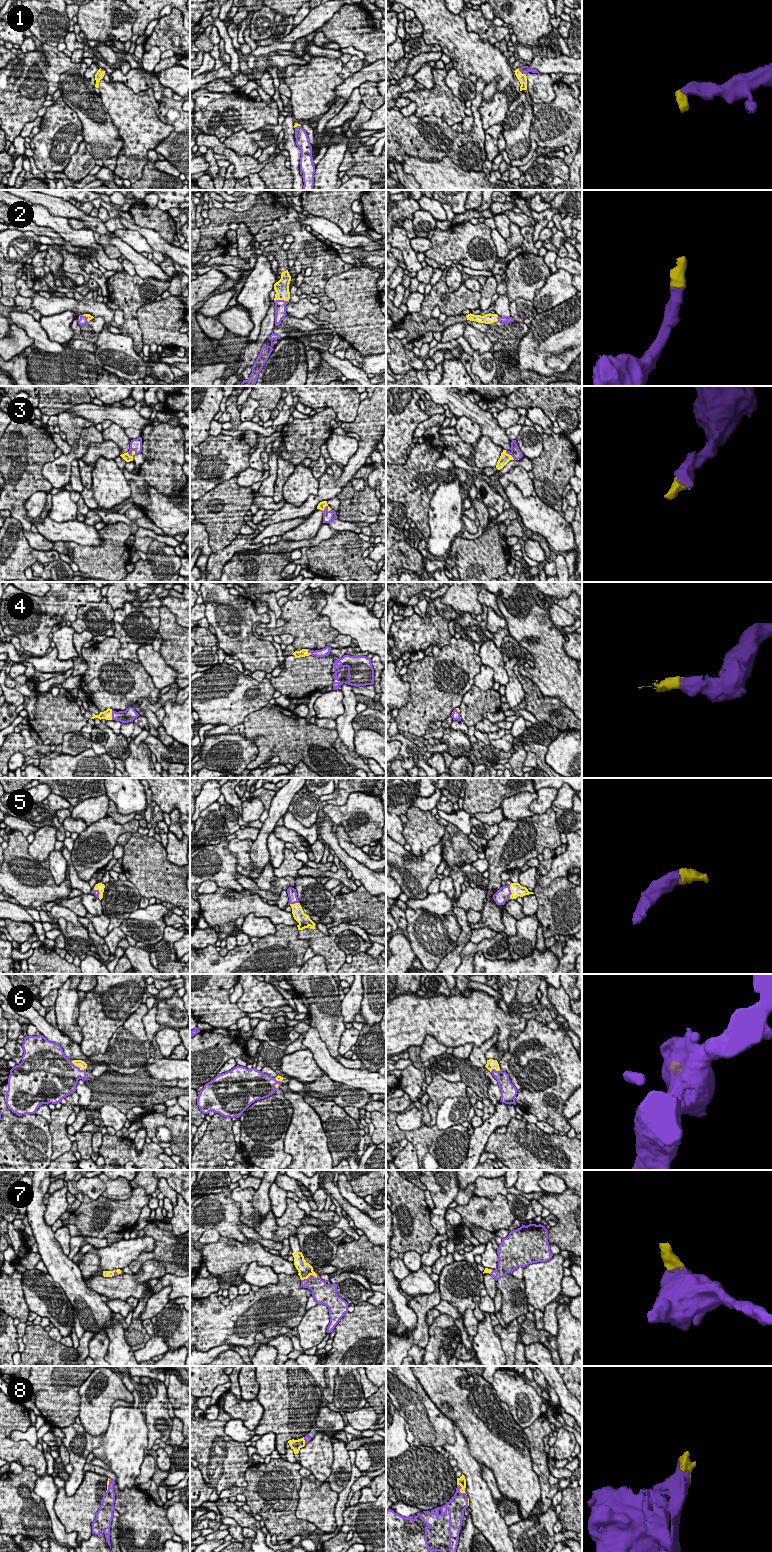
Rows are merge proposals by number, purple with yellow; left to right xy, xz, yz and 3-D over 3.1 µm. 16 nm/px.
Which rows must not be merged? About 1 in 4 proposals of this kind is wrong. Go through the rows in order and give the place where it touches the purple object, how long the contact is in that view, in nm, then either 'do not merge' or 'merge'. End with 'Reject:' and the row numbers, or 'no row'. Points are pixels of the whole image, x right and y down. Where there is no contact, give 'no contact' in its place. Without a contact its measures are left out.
1: meets purple in yz at (521, 72); contact 160 nm long; merge
2: meets purple in xz at (281, 300); contact 240 nm long; merge
3: meets purple in xy at (131, 454); contact 150 nm long; merge
4: meets purple in xy at (112, 715); contact 160 nm long; merge
5: meets purple in yz at (510, 892); contact 220 nm long; merge
6: meets purple in xy at (78, 1067); contact 280 nm long; merge
7: meets purple in xz at (310, 1275); contact 280 nm long; merge
8: meets purple in yz at (459, 1490); contact 240 nm long; merge
Reject: no row

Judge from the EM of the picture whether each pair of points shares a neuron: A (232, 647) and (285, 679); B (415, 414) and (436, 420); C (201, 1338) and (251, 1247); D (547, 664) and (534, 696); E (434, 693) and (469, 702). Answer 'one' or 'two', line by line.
A: two
B: two
C: two
D: two
E: two

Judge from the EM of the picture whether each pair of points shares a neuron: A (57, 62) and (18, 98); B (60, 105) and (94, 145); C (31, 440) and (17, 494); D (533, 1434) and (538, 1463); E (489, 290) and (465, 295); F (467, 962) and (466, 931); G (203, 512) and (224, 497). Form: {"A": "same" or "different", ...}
{"A": "same", "B": "different", "C": "same", "D": "same", "E": "different", "F": "different", "G": "same"}

